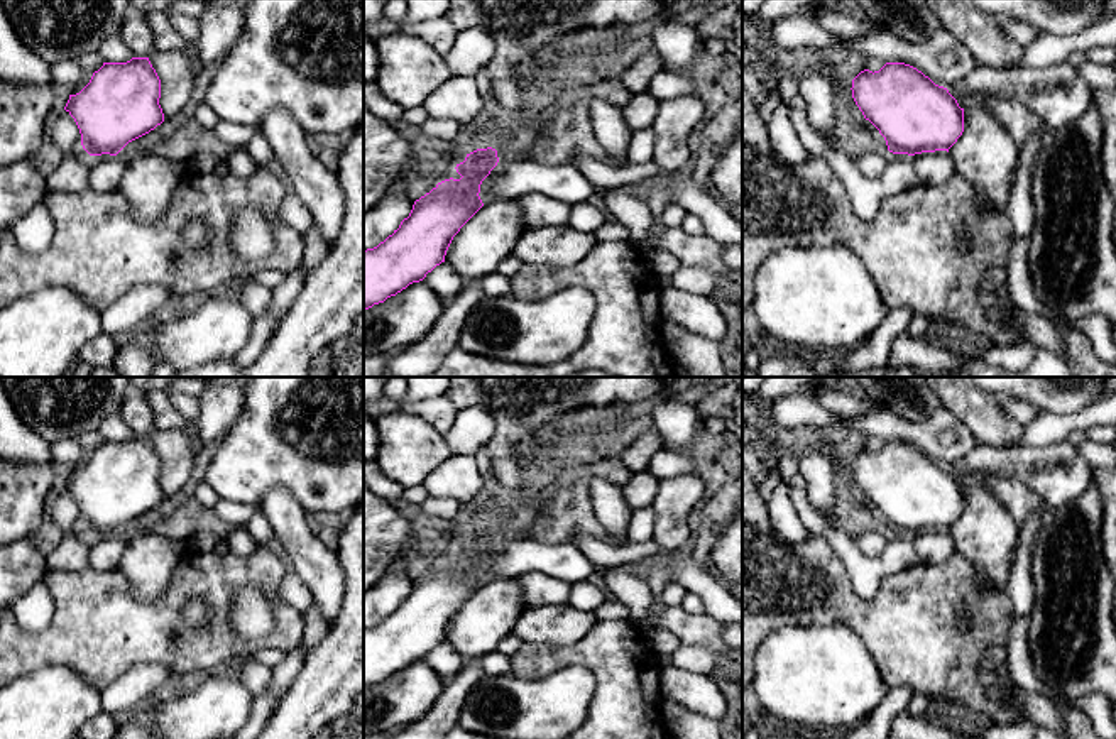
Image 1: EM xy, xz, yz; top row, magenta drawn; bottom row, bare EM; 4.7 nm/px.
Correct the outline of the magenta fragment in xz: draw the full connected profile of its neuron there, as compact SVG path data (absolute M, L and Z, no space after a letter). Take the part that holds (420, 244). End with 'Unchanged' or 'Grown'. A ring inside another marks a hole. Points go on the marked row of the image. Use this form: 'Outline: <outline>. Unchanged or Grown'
Outline: M492 147L467 154L455 167L460 179L438 183L414 201L409 216L392 235L364 250L364 309L423 281L445 262L453 237L484 206L480 184L497 162Z. Unchanged

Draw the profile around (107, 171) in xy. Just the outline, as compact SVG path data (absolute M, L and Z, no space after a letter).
M101 154L91 159L90 189L95 193L110 193L118 189L125 172L125 161L117 156Z

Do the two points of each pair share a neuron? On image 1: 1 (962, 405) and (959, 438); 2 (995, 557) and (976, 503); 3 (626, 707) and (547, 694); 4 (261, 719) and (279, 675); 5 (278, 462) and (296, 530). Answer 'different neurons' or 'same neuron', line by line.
1: different neurons
2: same neuron
3: different neurons
4: same neuron
5: different neurons

